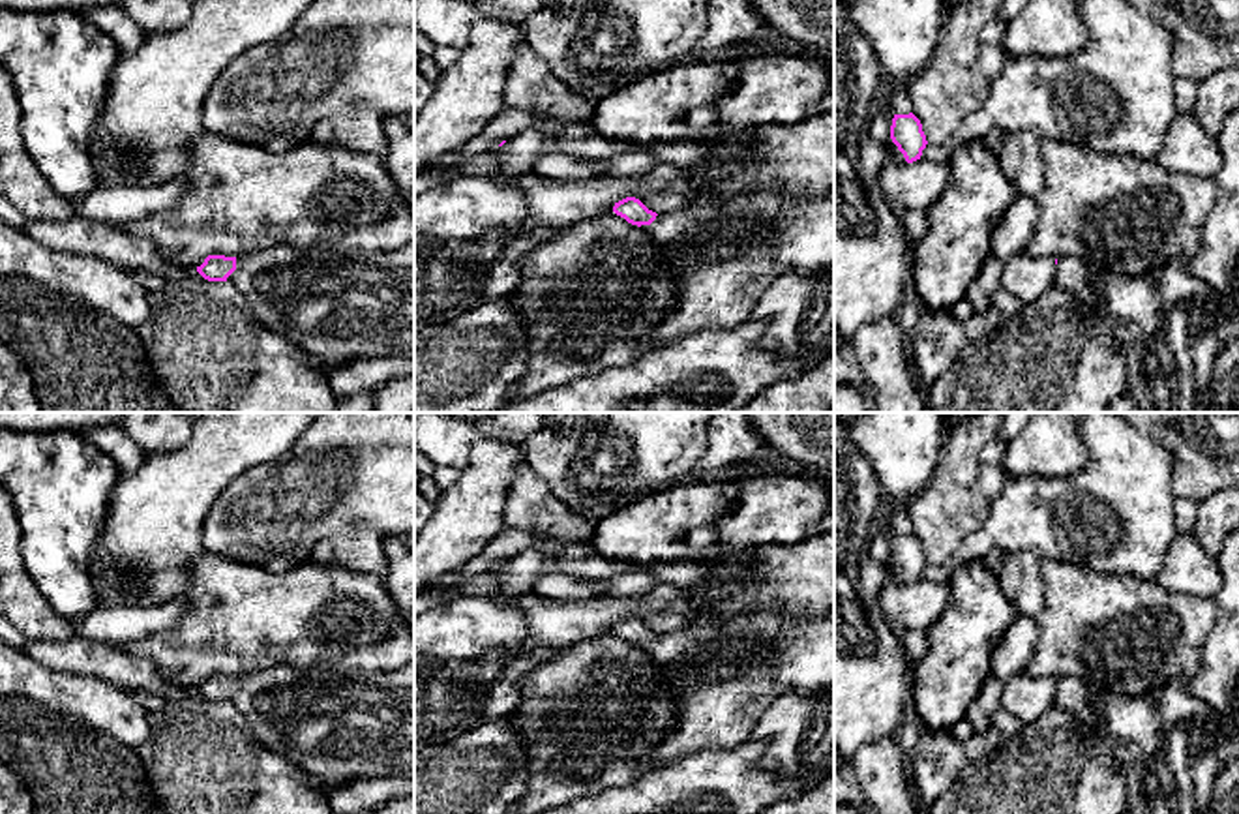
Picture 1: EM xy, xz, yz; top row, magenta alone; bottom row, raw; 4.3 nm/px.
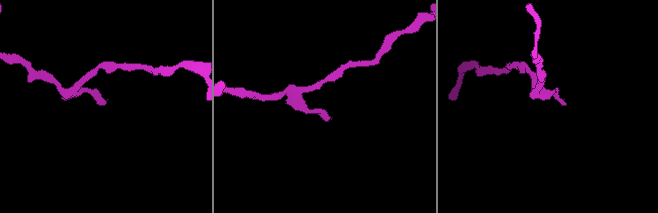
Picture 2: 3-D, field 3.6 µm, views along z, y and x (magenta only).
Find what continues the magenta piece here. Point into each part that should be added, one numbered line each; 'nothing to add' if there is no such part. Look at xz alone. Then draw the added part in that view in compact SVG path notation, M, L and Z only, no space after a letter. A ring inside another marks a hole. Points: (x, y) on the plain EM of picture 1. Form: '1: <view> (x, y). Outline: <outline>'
1: xz (724, 676). Outline: M759 608L727 623L688 623L658 634L641 651L664 668L679 703L679 718L649 756L650 763L673 763L707 746L733 748L750 739L759 715L778 696L834 690L834 613L799 621Z

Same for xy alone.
1: xy (340, 726). Outline: M414 660L394 671L373 673L270 668L236 677L236 690L227 701L247 718L253 737L266 750L298 765L328 795L360 778L414 780Z

